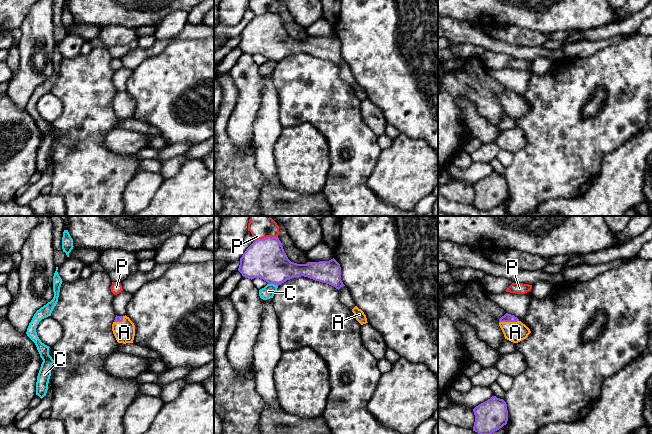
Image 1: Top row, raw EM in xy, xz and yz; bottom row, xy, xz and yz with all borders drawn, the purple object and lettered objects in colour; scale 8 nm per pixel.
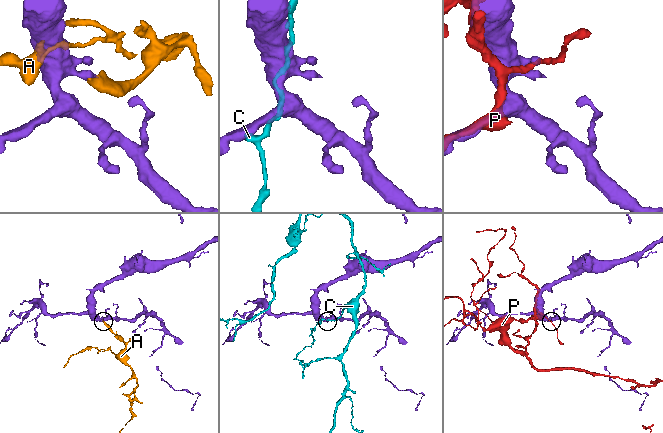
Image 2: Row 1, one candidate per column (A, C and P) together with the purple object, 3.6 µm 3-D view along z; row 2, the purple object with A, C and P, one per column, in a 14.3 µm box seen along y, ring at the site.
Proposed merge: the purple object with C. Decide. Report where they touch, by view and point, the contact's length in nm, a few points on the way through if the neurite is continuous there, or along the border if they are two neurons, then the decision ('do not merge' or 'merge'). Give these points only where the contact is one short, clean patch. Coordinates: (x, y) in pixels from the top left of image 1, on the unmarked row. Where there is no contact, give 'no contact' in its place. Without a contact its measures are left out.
contact xz (273, 59); length 80 nm; border xz (268, 59), (273, 59), (277, 62); do not merge

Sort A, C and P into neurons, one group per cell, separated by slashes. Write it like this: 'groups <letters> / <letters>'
groups A / C / P

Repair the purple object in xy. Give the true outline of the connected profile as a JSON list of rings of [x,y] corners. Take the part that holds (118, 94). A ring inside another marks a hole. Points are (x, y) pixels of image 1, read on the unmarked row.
[[[116,91],[112,100],[112,107],[118,119],[133,119],[135,112],[135,101],[126,91]]]

